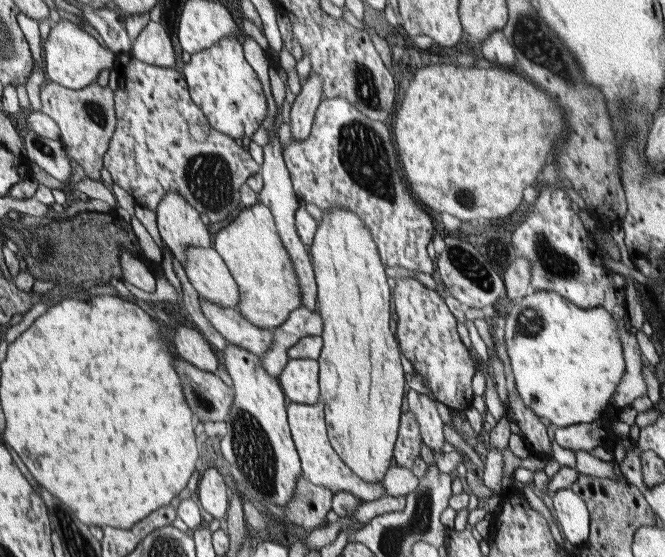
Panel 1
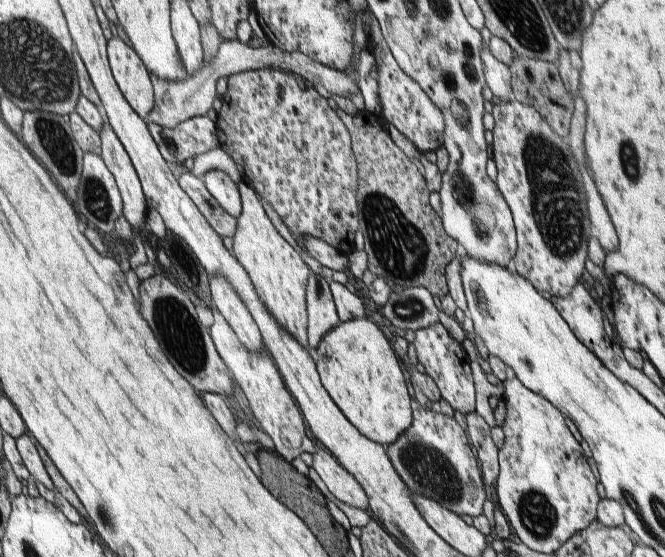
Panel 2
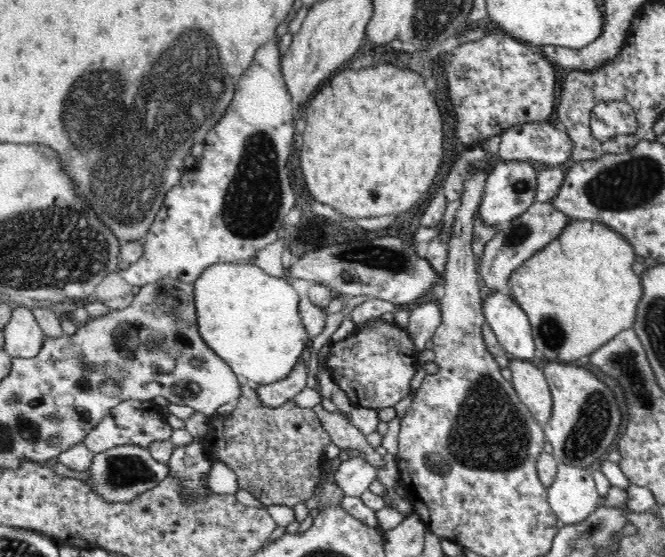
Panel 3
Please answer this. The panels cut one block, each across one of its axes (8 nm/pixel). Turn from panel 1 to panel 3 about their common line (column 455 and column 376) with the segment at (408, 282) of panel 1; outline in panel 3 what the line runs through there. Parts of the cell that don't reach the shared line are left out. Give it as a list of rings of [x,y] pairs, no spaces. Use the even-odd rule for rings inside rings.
[[[384,328],[380,332],[360,334],[348,342],[336,344],[336,348],[330,352],[328,364],[334,382],[348,392],[358,408],[394,408],[412,390],[418,352],[408,332],[400,332],[398,328]]]

